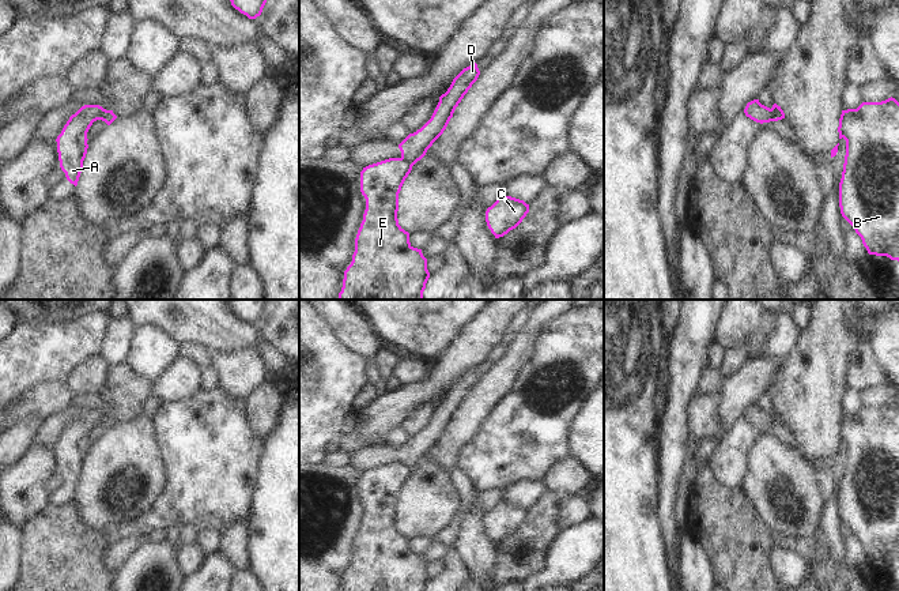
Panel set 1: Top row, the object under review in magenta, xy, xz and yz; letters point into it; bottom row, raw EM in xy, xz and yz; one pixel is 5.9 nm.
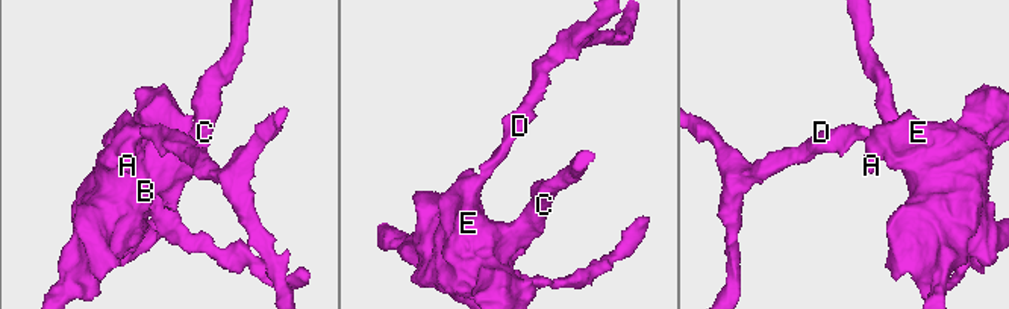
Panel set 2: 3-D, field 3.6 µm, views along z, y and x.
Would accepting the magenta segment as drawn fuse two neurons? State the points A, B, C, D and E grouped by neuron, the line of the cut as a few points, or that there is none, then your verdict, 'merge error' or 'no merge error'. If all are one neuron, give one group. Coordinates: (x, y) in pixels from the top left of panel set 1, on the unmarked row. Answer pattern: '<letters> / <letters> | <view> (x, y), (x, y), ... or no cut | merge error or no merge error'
A B C E / D | xz (401, 462), (412, 470) | merge error

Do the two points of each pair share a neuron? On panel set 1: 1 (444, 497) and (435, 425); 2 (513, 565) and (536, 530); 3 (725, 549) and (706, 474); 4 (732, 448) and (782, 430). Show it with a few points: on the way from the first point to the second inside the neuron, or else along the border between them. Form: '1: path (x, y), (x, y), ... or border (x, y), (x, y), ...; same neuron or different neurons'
1: border (425, 459), (414, 470); different neurons
2: path (522, 561), (529, 554), (533, 539); same neuron
3: path (725, 530), (725, 522), (716, 512), (707, 493); same neuron
4: path (744, 436), (770, 430); same neuron

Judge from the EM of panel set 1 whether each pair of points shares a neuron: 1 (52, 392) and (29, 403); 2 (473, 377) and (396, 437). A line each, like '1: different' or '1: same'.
1: same
2: different

